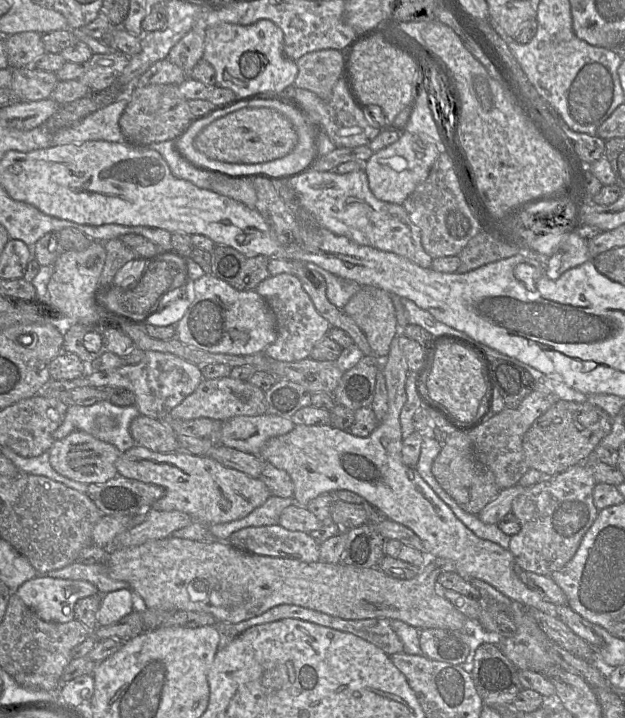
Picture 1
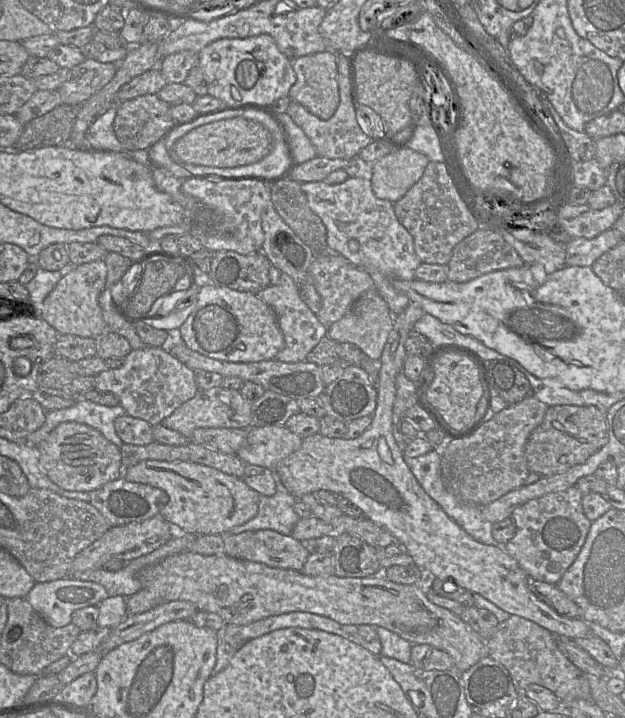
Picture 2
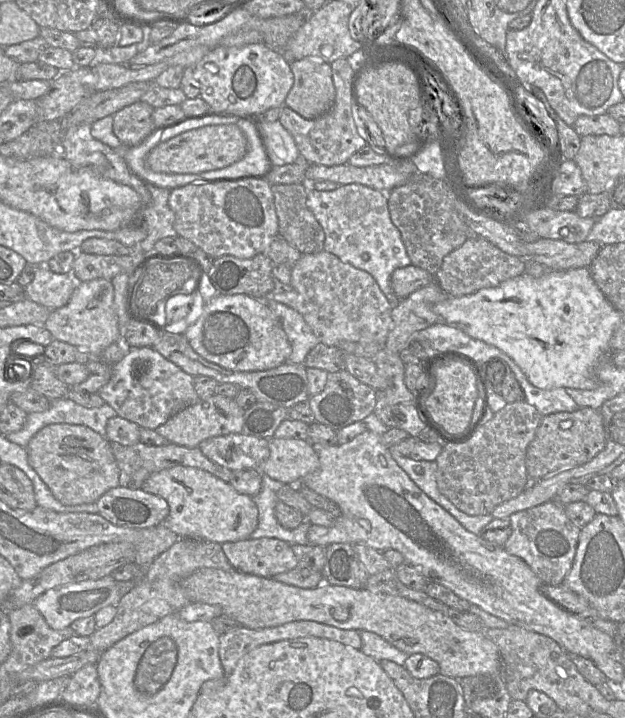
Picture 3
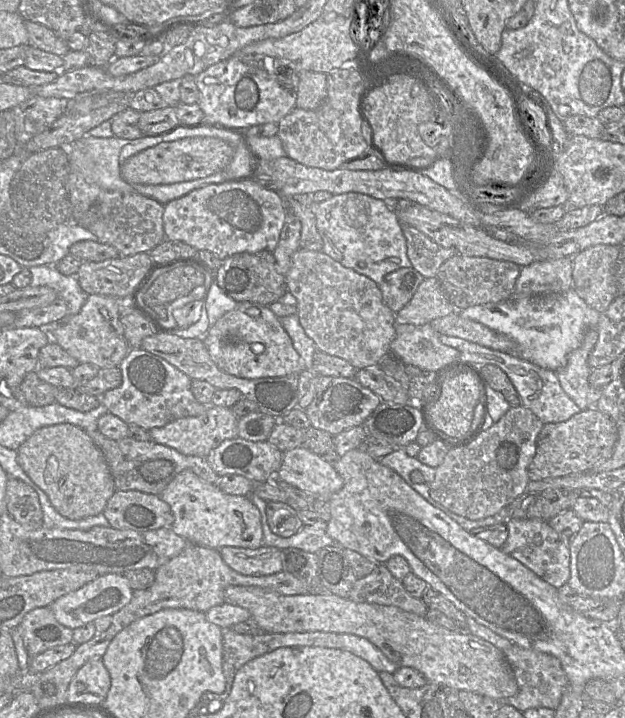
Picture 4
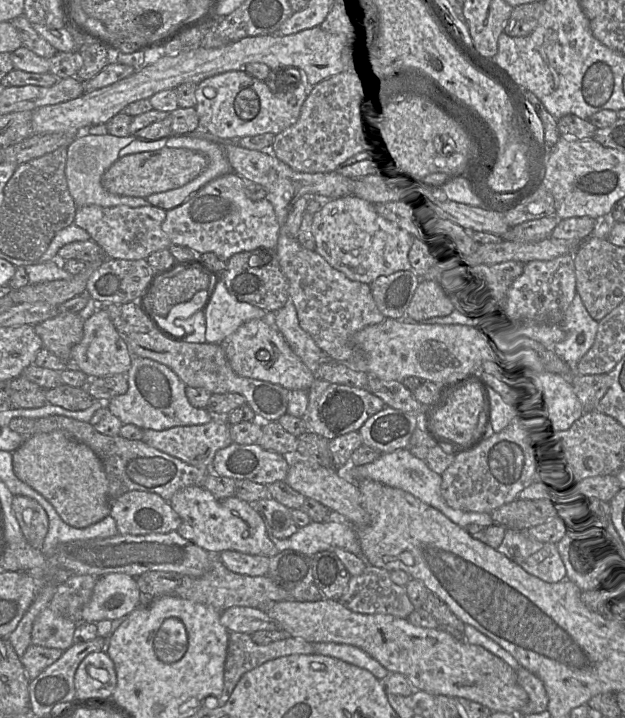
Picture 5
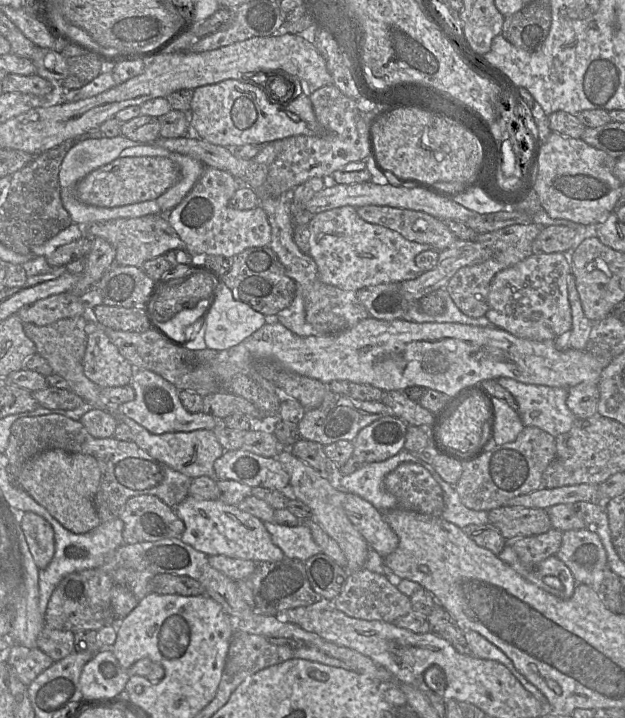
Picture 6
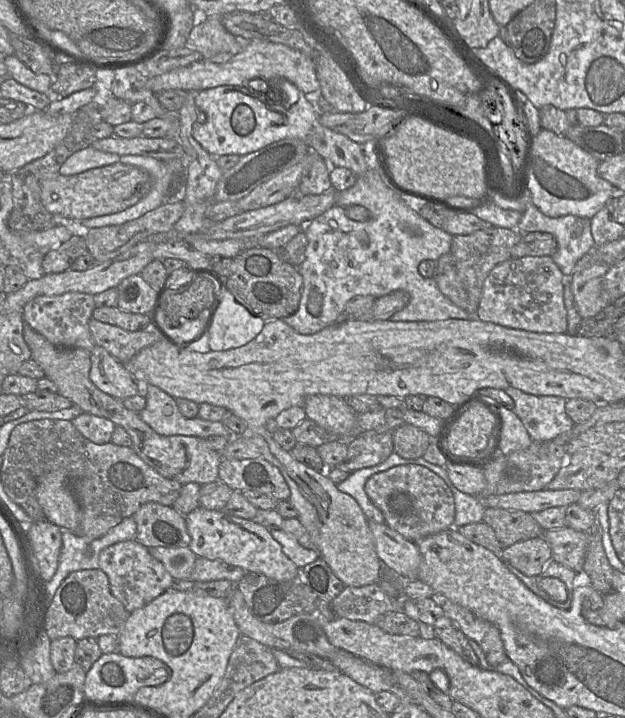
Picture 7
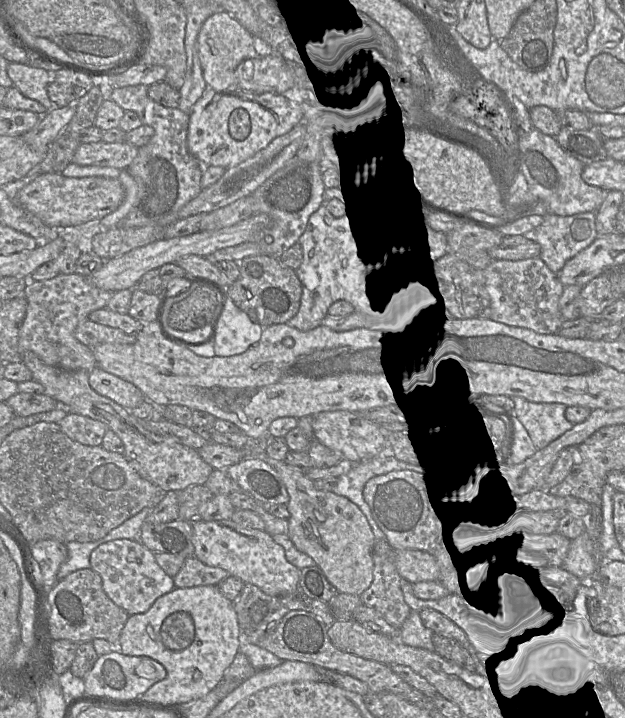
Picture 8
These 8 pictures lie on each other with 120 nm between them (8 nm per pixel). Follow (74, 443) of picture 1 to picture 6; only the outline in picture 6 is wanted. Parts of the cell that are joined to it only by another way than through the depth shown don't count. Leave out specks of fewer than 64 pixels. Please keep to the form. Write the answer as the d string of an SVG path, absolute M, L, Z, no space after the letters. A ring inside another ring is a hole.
M50 449L37 454L24 464L18 477L18 485L66 529L81 534L101 523L93 504L100 478L101 471L93 456Z

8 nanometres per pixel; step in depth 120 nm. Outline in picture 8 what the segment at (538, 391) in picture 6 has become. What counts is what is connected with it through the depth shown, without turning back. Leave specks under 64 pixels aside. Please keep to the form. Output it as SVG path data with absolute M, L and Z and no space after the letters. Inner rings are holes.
M511 396L511 399L514 403L511 414L523 425L537 450L574 425L565 418L567 406L562 403L536 403L518 396Z

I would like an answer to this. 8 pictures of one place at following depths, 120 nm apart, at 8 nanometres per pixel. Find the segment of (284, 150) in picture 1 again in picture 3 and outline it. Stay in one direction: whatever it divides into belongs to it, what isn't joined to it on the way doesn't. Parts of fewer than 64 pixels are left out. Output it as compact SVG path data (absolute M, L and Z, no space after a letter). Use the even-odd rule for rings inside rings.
M236 124L208 125L159 143L148 153L146 163L156 173L200 174L232 165L241 160L247 151L247 138Z

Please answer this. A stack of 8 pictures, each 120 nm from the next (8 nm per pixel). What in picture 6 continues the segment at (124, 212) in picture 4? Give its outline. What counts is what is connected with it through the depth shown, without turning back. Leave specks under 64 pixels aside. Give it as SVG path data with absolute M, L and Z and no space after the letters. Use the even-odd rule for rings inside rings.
M160 214L95 222L83 229L87 236L103 238L114 247L116 251L114 265L142 268L146 261L165 256L170 250L185 249L183 241L176 231Z

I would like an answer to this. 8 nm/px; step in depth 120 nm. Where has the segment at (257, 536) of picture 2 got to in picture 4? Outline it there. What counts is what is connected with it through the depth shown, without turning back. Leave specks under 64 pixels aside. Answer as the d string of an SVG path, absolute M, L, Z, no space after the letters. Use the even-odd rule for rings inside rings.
M225 546L219 551L229 567L244 575L264 576L283 570L283 552L273 546L256 549Z

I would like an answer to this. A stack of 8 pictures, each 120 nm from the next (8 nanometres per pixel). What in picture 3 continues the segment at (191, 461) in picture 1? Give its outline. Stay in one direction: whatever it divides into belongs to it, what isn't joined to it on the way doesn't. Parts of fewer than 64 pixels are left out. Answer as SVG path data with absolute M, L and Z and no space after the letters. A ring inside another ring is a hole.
M174 466L151 474L141 489L167 501L169 514L163 524L180 538L193 538L223 544L250 538L258 525L258 507L249 495L237 492L229 482L195 467Z

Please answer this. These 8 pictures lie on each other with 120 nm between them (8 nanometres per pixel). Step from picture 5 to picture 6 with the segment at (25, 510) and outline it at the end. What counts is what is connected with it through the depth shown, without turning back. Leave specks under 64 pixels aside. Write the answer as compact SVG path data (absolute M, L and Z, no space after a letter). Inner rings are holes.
M21 512L19 525L36 566L39 569L46 568L55 550L54 531L51 524L33 512Z

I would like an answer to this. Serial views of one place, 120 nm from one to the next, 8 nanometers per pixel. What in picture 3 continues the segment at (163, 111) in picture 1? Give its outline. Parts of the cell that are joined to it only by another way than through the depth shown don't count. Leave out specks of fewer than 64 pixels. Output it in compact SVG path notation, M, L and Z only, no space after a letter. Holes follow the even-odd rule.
M139 100L113 114L113 132L125 147L139 145L156 130L152 120L154 109Z

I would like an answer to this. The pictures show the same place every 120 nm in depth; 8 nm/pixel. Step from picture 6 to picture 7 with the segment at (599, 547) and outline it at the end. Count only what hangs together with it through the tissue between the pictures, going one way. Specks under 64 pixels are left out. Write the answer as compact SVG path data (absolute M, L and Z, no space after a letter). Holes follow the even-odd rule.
M563 527L544 531L541 537L550 545L552 560L581 572L588 546L587 533Z

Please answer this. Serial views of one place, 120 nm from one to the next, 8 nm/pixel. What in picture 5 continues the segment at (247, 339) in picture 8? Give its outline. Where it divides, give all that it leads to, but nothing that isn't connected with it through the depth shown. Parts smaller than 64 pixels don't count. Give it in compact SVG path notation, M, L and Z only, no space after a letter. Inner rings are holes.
M220 279L205 313L206 342L221 344L245 322L263 319L267 311L247 302L238 301L228 292L223 280Z

